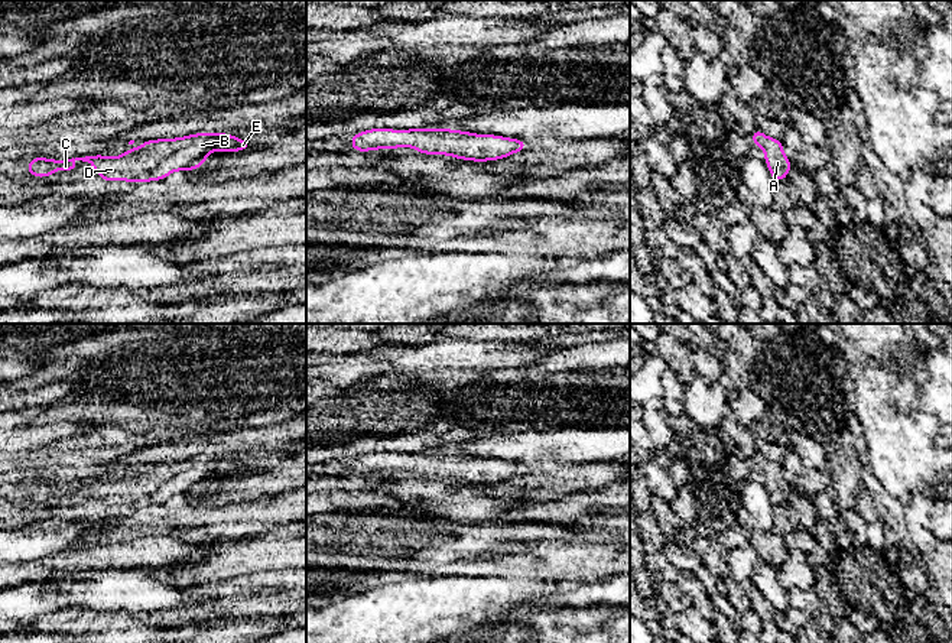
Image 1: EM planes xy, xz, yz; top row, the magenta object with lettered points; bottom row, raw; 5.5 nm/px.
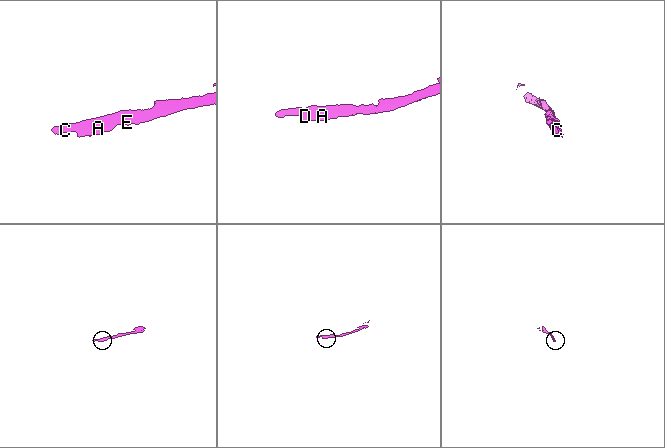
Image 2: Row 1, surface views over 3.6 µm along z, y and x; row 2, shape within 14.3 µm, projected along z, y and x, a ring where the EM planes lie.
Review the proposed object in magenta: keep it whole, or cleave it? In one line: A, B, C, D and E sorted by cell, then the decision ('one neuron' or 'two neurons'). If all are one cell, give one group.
A B C D E; one neuron

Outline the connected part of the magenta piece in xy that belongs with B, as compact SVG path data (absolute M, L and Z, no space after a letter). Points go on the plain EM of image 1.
M195 457L173 462L143 464L139 472L130 471L123 478L110 481L94 480L72 483L32 481L25 494L35 501L49 501L59 494L71 494L77 484L92 488L105 506L126 504L130 507L163 504L172 496L196 494L211 475L243 475L251 471L250 464L230 457Z

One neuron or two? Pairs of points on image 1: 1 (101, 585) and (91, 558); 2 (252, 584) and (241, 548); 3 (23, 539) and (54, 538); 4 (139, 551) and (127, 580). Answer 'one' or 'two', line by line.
1: two
2: two
3: one
4: two

